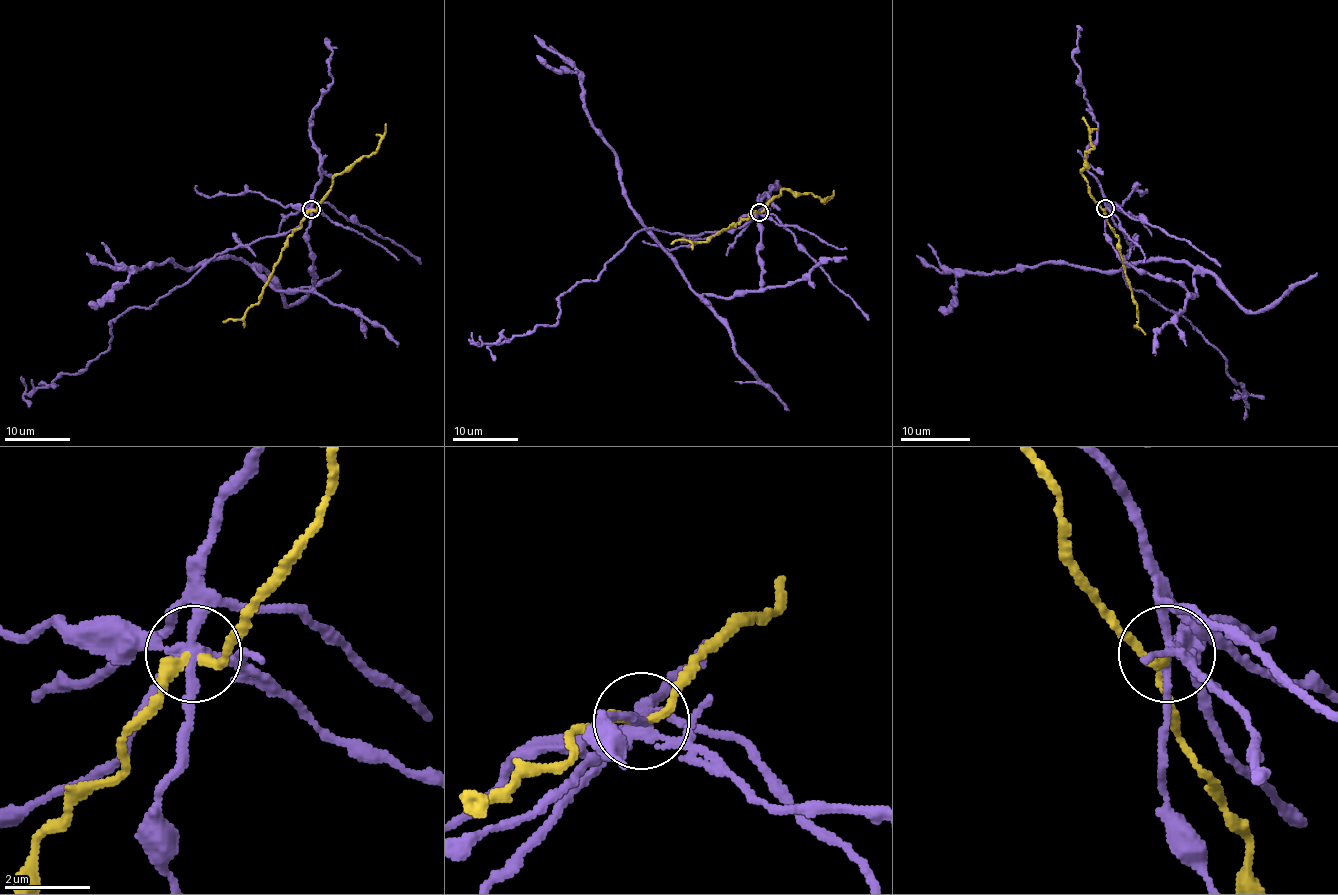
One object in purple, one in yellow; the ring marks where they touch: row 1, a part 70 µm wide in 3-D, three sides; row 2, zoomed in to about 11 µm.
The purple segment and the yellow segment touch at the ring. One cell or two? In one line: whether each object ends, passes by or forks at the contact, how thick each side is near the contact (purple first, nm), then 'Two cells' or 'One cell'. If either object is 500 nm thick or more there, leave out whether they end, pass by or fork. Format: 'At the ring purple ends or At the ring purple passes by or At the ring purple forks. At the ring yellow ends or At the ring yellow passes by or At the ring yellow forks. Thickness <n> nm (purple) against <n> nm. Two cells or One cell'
At the ring purple forks. At the ring yellow passes by. Thickness 240 nm (purple) against 220 nm. Two cells

